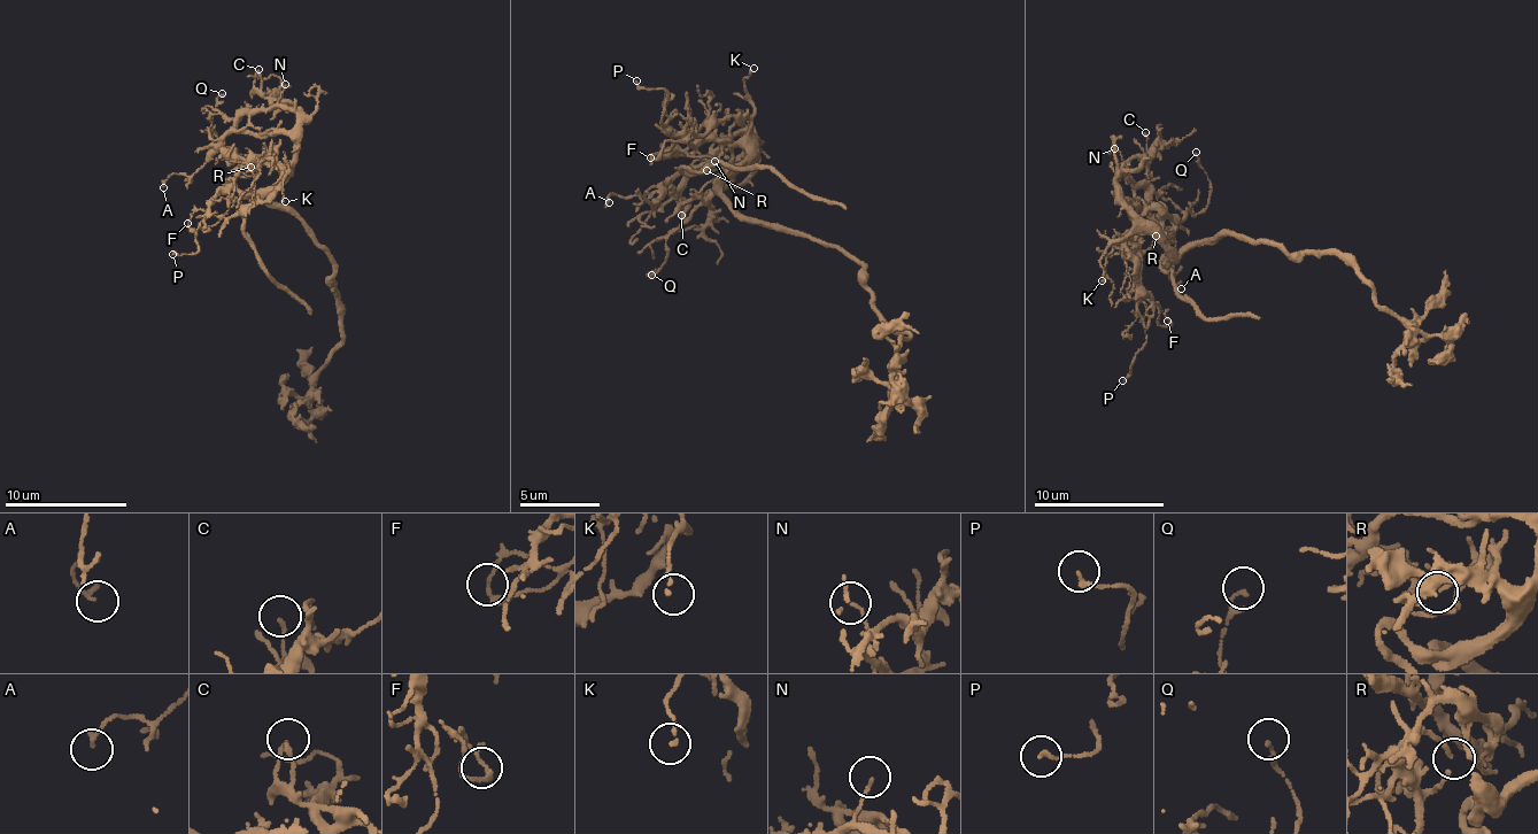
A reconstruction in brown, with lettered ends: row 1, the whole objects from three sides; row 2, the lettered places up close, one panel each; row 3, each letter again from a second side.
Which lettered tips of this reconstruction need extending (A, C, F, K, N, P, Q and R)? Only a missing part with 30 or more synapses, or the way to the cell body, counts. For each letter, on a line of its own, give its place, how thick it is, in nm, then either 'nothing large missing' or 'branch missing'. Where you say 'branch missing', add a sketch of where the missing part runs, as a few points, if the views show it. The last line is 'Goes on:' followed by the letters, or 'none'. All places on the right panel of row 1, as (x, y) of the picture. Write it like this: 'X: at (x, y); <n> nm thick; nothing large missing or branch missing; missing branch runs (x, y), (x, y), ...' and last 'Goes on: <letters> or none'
A: at (1181, 288); 170 nm thick; nothing large missing
C: at (1145, 132); 120 nm thick; nothing large missing
F: at (1167, 321); 160 nm thick; nothing large missing
K: at (1102, 280); 120 nm thick; nothing large missing
N: at (1114, 148); 110 nm thick; nothing large missing
P: at (1122, 380); 140 nm thick; nothing large missing
Q: at (1196, 152); 100 nm thick; nothing large missing
R: at (1156, 236); 130 nm thick; nothing large missing
Goes on: none

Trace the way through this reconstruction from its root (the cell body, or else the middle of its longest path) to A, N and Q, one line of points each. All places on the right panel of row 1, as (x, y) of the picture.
A: (1233, 233), (1172, 252), (1128, 206), (1162, 222), (1175, 245), (1169, 276), (1181, 288)
N: (1233, 233), (1172, 252), (1158, 230), (1138, 224), (1121, 197), (1115, 174), (1123, 160), (1114, 148)
Q: (1233, 233), (1179, 253), (1140, 223), (1149, 209), (1176, 222), (1208, 203), (1211, 180), (1196, 152)

